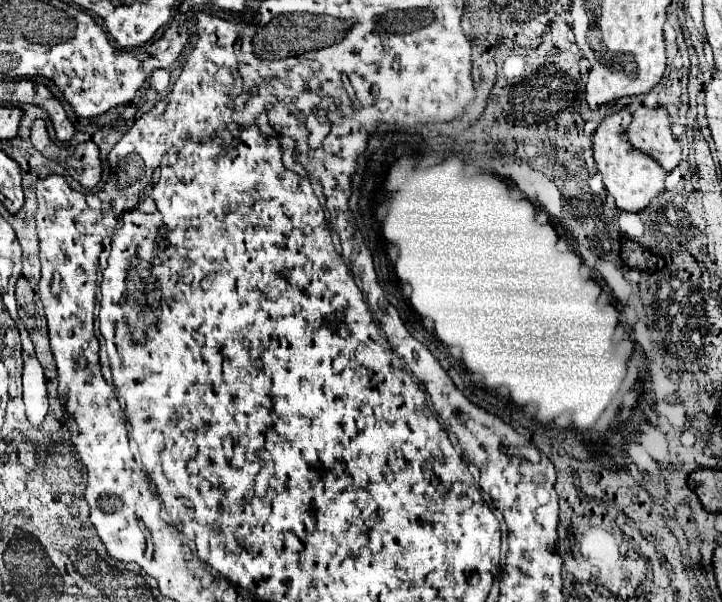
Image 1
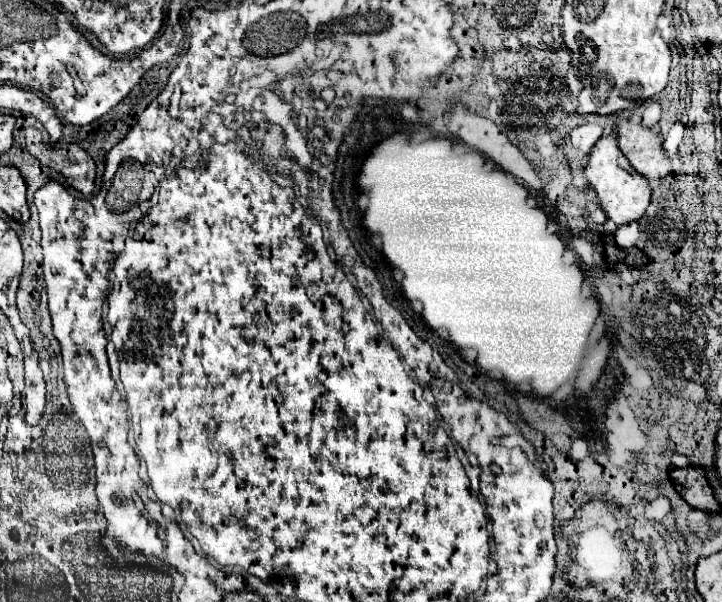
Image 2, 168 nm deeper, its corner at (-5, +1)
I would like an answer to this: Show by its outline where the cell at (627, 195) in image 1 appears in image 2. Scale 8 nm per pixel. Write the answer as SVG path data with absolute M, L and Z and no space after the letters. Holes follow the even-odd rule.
M608 134L594 144L594 148L588 156L584 174L590 182L590 186L596 190L602 210L616 226L630 224L630 222L642 218L642 214L646 212L646 208L650 204L652 192L650 192L650 186L644 180L644 176L640 176L638 172L632 172L632 166L628 164L628 160L624 160L624 154L616 148L616 134Z

